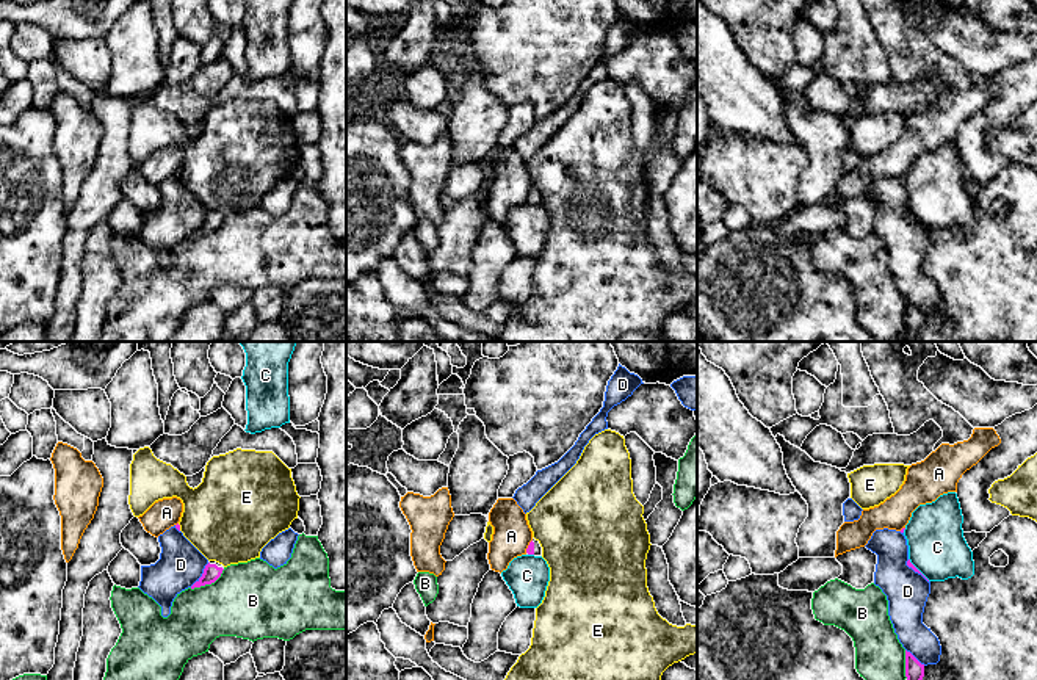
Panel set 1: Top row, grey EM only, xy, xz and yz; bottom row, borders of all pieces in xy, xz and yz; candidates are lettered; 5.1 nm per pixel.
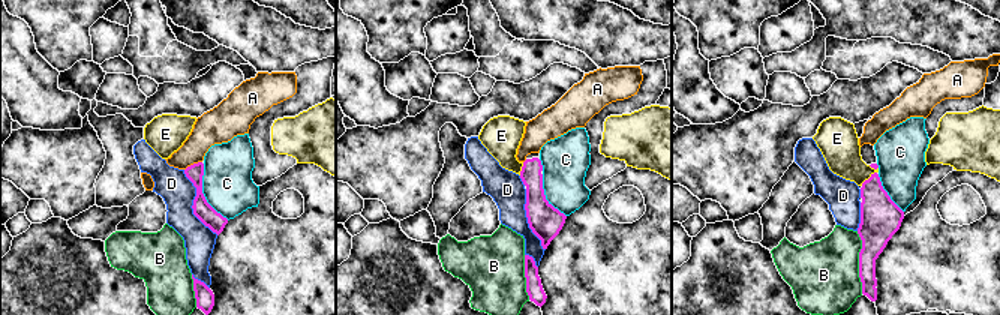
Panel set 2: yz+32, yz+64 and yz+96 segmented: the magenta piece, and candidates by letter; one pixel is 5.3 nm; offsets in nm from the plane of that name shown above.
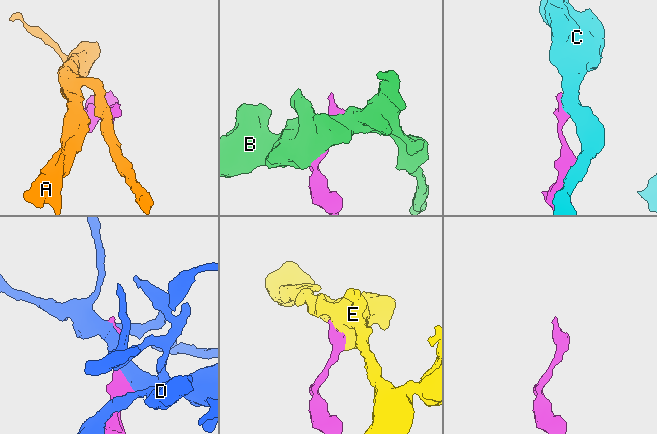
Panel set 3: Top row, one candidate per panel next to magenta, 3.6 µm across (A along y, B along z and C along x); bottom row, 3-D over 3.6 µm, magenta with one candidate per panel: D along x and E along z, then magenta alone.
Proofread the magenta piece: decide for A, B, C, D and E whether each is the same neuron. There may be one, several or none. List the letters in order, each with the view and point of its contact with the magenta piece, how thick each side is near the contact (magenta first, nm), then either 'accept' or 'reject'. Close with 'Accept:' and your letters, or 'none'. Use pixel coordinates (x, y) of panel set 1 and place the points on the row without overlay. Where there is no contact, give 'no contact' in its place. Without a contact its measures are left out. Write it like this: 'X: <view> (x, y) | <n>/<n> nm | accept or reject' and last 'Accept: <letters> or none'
A: xz (528, 195) | 50/190 nm | reject
B: xy (207, 232) | 90/400 nm | reject
C: yz (917, 218) | 20/300 nm | reject
D: xy (202, 224) | 90/240 nm | reject
E: xy (179, 176) | 20/440 nm | reject
Accept: none

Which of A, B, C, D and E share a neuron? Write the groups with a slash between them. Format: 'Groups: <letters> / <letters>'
Groups: A / B / C / D / E

